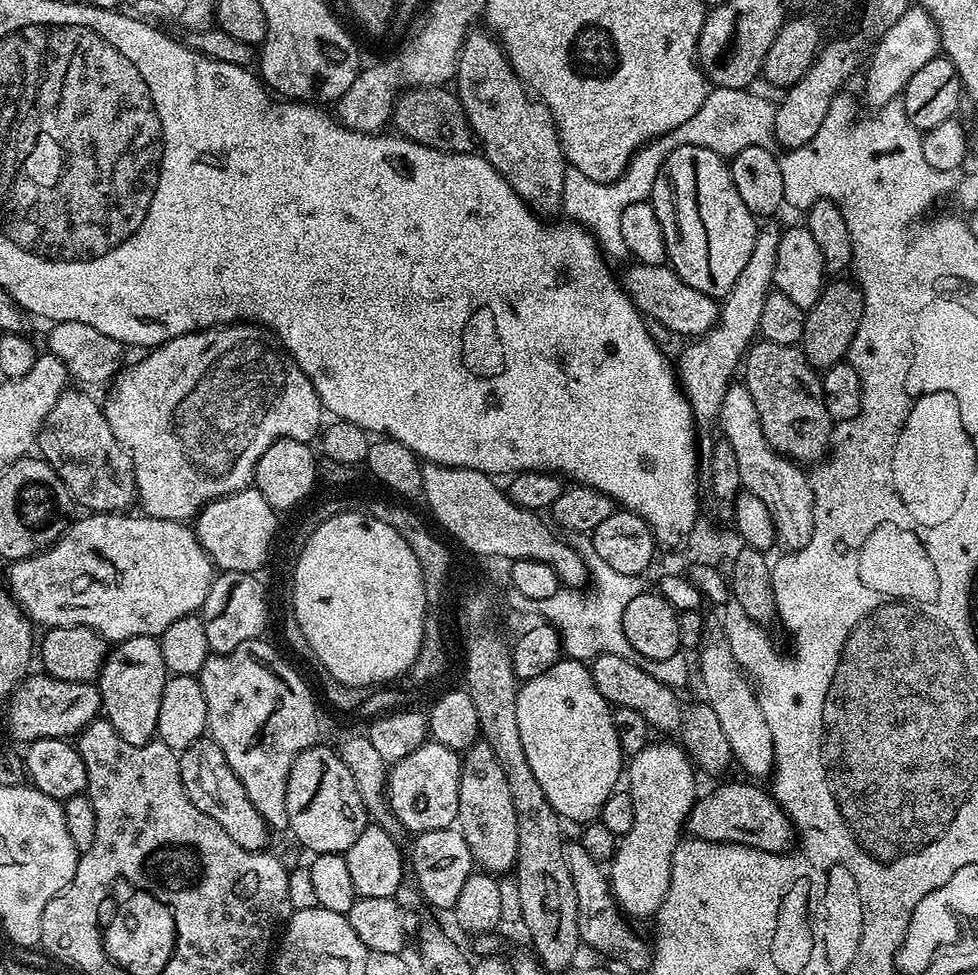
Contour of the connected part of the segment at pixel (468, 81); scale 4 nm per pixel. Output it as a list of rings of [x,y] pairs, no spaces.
[[[473,30],[464,39],[460,51],[460,61],[454,77],[454,91],[466,118],[470,122],[472,132],[476,135],[479,151],[510,182],[513,190],[527,202],[529,208],[541,218],[552,218],[555,212],[561,211],[562,182],[566,161],[560,145],[560,135],[556,129],[550,110],[530,91],[527,84],[516,75],[510,66],[508,56],[500,46],[499,40],[491,31]]]

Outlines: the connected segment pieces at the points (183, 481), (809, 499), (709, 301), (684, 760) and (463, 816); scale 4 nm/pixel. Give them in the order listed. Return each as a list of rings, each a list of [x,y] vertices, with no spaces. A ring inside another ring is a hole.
[[[251,322],[222,324],[219,328],[207,328],[201,332],[182,334],[141,356],[144,357],[137,364],[130,366],[128,364],[115,377],[114,383],[111,385],[111,388],[113,387],[112,397],[109,398],[108,404],[106,400],[103,409],[105,418],[110,422],[110,430],[114,430],[114,434],[120,439],[125,449],[130,450],[132,469],[136,475],[136,499],[139,507],[144,507],[141,509],[149,516],[159,520],[191,521],[199,516],[200,511],[210,502],[221,500],[224,496],[241,492],[242,489],[249,487],[253,483],[258,460],[262,458],[262,454],[266,454],[266,450],[270,450],[270,446],[276,440],[290,438],[291,440],[312,442],[321,435],[322,405],[310,378],[306,378],[306,374],[302,374],[302,370],[292,361],[292,357],[288,355],[283,344],[280,343],[280,339],[261,325]]]
[[[733,382],[724,391],[720,400],[719,424],[724,431],[723,443],[734,446],[741,485],[754,493],[772,512],[776,527],[776,544],[788,552],[802,550],[802,546],[806,546],[806,542],[810,542],[814,534],[816,499],[812,493],[812,481],[801,465],[772,449],[762,430],[754,398],[750,398],[750,390],[746,390],[743,382]]]
[[[637,263],[631,267],[625,270],[624,276],[622,272],[622,283],[641,316],[649,321],[657,320],[662,327],[680,336],[688,336],[684,338],[699,338],[716,327],[720,318],[720,304],[713,297],[702,294],[702,290],[686,286],[686,282],[678,278],[675,268],[664,264],[646,266]]]
[[[649,742],[626,764],[626,791],[630,798],[634,798],[634,826],[619,837],[610,861],[610,883],[613,900],[628,918],[655,917],[662,906],[670,886],[672,855],[682,839],[690,810],[698,799],[697,769],[679,743],[668,743],[672,744]]]
[[[483,742],[470,745],[460,761],[456,824],[462,838],[466,838],[466,846],[470,846],[470,854],[477,869],[493,874],[508,874],[515,869],[518,818],[514,814],[514,798],[510,798],[510,786],[506,786],[506,773],[498,757]]]

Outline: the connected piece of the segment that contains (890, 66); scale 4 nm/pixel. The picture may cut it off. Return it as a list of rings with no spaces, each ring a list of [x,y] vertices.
[[[913,4],[890,26],[890,30],[876,41],[872,55],[866,64],[868,77],[864,80],[864,88],[868,91],[868,100],[873,104],[873,109],[883,110],[893,103],[892,100],[903,93],[904,88],[926,66],[926,62],[937,59],[941,51],[940,35],[936,23],[928,16],[927,10],[919,4]]]

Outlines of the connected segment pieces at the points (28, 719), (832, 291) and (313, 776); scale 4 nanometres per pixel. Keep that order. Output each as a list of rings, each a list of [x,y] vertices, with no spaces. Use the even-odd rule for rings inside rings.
[[[45,672],[25,677],[9,697],[6,704],[6,724],[9,732],[18,740],[31,742],[46,737],[60,739],[79,735],[81,729],[99,717],[102,710],[100,691],[93,683],[66,683]]]
[[[846,278],[829,281],[818,302],[805,313],[806,325],[803,326],[800,349],[812,368],[820,372],[841,363],[847,357],[850,342],[853,341],[857,326],[861,322],[864,299],[859,287],[853,281],[844,279]]]
[[[323,742],[298,754],[286,786],[286,814],[288,828],[296,835],[295,843],[301,849],[309,848],[312,854],[348,852],[358,834],[370,823],[362,794],[358,794],[358,786],[354,786],[354,777],[346,768],[346,762],[342,762],[335,747],[328,745],[327,748]]]

